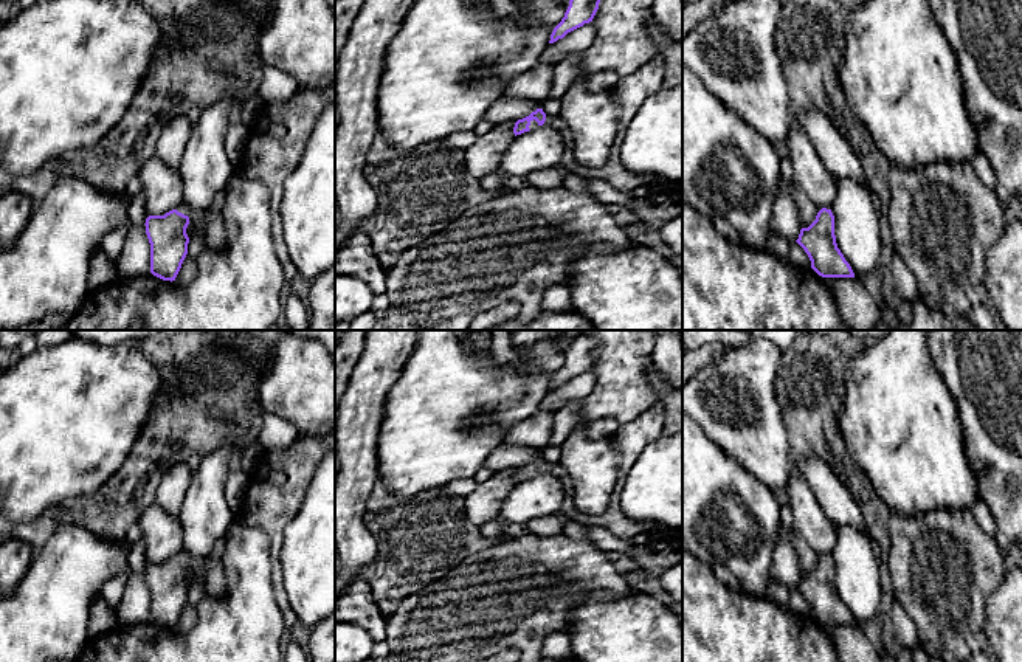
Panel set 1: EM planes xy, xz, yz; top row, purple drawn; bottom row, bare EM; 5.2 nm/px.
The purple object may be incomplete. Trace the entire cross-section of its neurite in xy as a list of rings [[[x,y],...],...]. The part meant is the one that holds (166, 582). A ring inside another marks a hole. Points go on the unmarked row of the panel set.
[[[180,550],[164,563],[146,566],[146,581],[150,591],[150,620],[163,628],[175,628],[188,602],[189,555]]]

